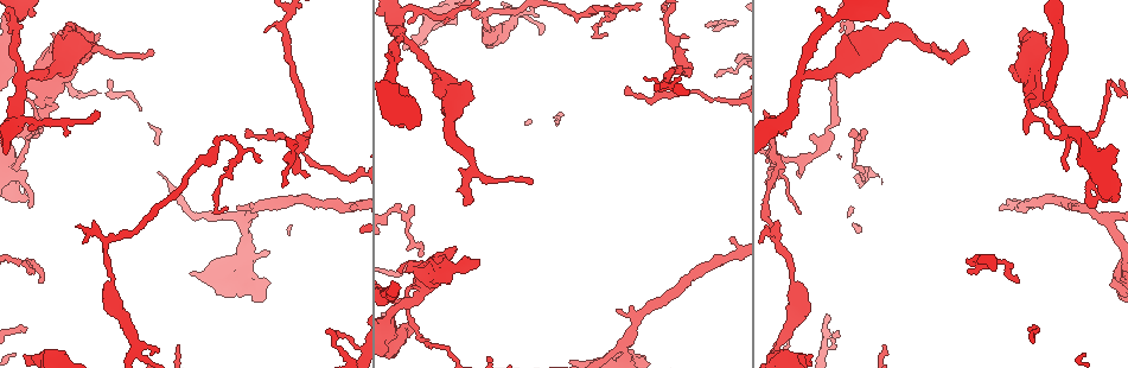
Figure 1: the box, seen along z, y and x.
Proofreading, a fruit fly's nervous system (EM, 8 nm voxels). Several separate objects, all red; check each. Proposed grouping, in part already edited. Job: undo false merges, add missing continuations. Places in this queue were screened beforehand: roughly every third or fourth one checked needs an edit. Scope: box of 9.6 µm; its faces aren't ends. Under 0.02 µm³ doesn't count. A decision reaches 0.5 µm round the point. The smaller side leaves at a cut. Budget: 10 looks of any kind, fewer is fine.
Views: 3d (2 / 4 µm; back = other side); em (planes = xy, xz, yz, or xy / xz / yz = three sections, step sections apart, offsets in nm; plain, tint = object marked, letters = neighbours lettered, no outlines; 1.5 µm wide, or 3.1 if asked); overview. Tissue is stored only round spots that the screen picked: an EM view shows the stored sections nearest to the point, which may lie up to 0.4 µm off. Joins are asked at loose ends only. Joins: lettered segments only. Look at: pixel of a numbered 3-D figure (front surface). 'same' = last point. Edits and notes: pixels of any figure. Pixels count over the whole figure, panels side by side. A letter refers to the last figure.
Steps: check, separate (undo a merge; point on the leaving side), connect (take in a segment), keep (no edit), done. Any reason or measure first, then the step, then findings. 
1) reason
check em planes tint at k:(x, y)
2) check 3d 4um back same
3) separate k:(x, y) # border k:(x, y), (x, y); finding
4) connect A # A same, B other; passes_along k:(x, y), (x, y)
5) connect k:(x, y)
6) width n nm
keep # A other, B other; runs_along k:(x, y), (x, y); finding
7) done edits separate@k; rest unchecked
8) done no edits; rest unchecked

abrupt turn
check em planes tint at 1:(231, 139)

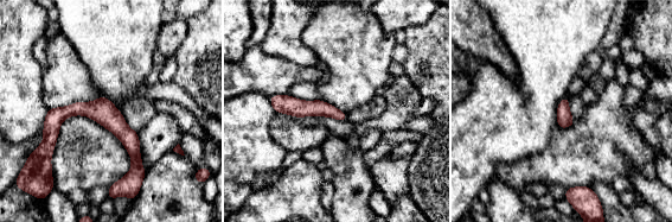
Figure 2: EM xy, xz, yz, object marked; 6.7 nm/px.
check em planes letters same

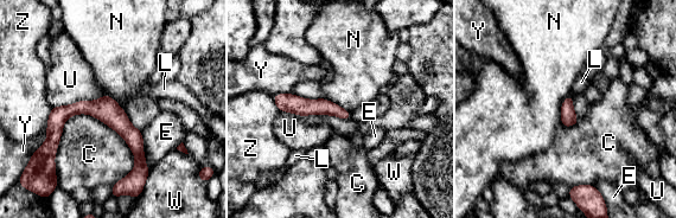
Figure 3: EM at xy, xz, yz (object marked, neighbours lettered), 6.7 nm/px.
longest_contact C 600 nm
keep # C other, E other, L other, N other, U other, W other, Y other, Z other; border 3:(571, 94), (561, 106), (560, 123); continuous, no second cell

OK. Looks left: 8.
sudden change in width
check 3d 2um at 1:(795, 281)

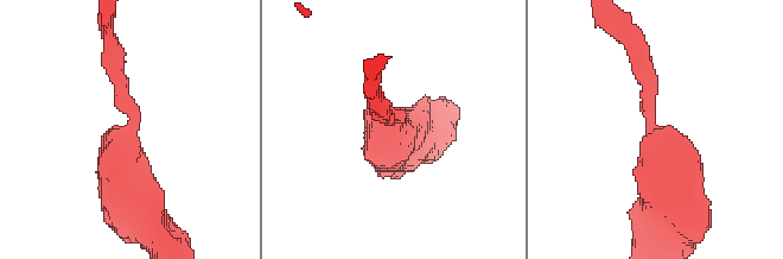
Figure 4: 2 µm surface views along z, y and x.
check em yz step 8 tint at 4:(128, 120)

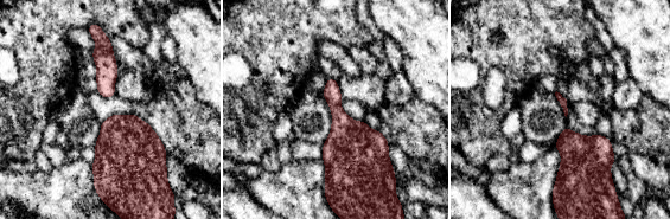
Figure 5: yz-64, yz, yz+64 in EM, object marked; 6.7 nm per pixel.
check em yz step 8 letters same

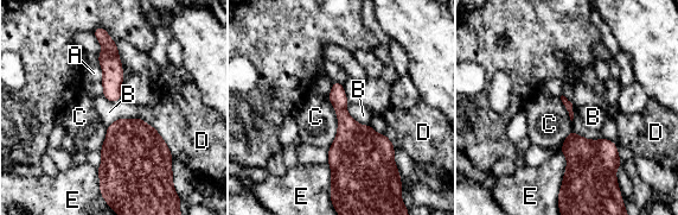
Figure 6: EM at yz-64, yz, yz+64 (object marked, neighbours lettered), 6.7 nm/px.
keep # A other, B other, C other, D other, E other; border 6:(346, 105), (359, 124), (370, 125); all the same cell

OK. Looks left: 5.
thin neck
check em yz step 4 tint at 1:(310, 126)

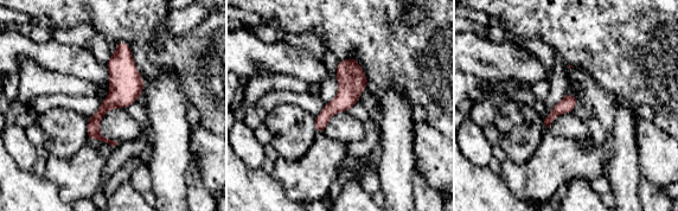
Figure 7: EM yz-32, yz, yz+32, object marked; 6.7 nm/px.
what lies round it
check em yz step 4 letters same

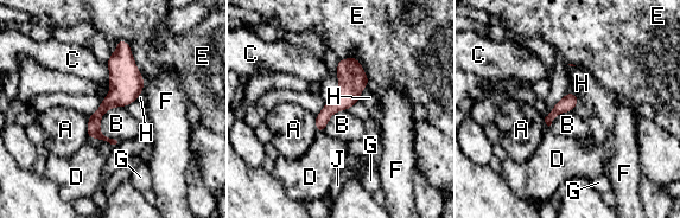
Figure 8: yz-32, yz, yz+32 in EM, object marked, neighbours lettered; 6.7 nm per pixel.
keep # A other, B other, C other, D other, E other, F other, G other, H other, J other; border 8:(125, 106), (102, 115), (101, 134); one cell here

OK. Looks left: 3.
branch stops here
check em planes letters at 1:(457, 248)

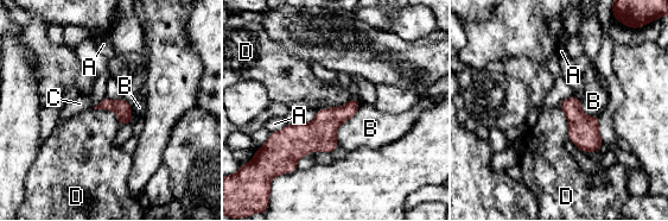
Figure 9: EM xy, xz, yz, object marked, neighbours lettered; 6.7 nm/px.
keep # A other, B other, C other, D other; border 9:(361, 103), (337, 128), (337, 143); none of them fits

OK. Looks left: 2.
done no edits; rest unchecked

